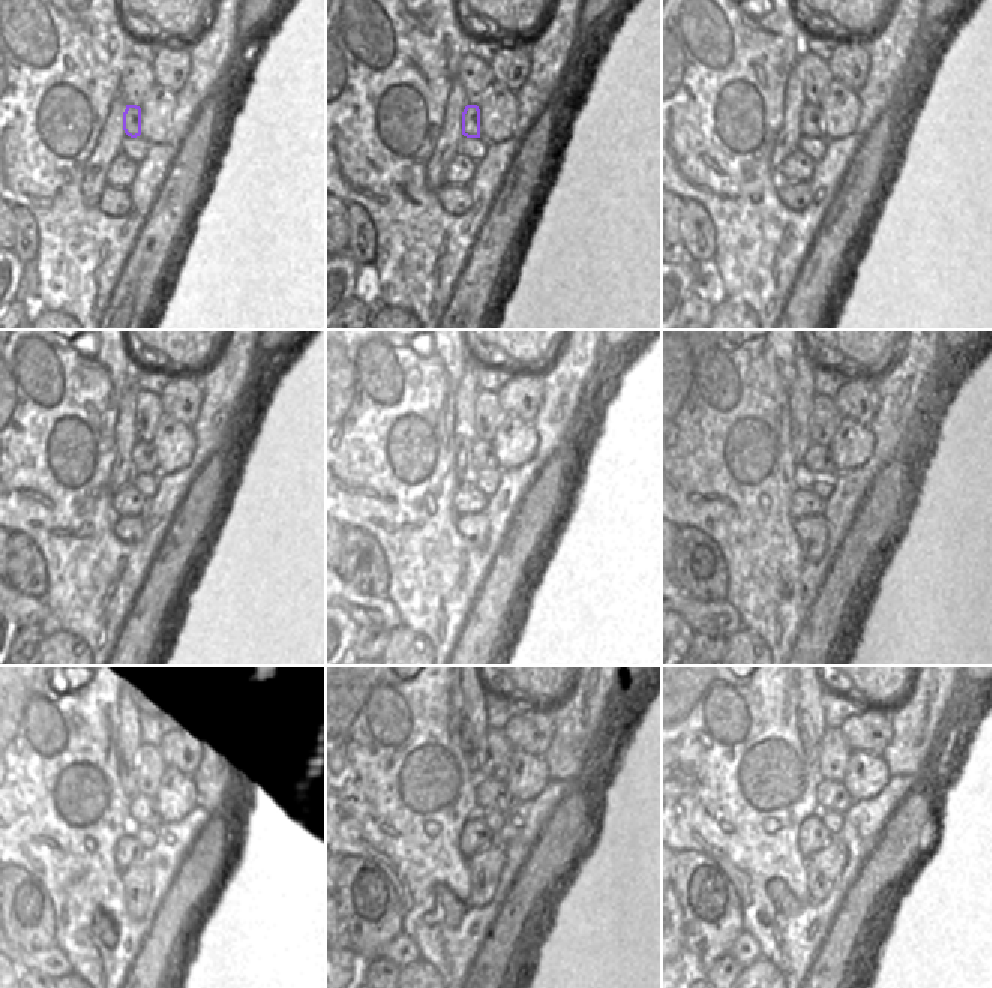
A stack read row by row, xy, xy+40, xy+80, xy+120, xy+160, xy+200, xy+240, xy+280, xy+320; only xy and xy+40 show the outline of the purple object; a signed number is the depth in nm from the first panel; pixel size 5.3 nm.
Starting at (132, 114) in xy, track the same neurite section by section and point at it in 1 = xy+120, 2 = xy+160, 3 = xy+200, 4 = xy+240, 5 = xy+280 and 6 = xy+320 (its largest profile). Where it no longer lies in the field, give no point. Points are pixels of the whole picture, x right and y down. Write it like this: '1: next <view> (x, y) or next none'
1: next xy+120 (143, 453)
2: next xy+160 (480, 458)
3: next xy+200 (817, 461)
4: next xy+240 (143, 807)
5: next xy+280 (491, 793)
6: next xy+320 (830, 795)

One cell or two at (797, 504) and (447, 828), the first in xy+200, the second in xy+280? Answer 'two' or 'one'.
two

